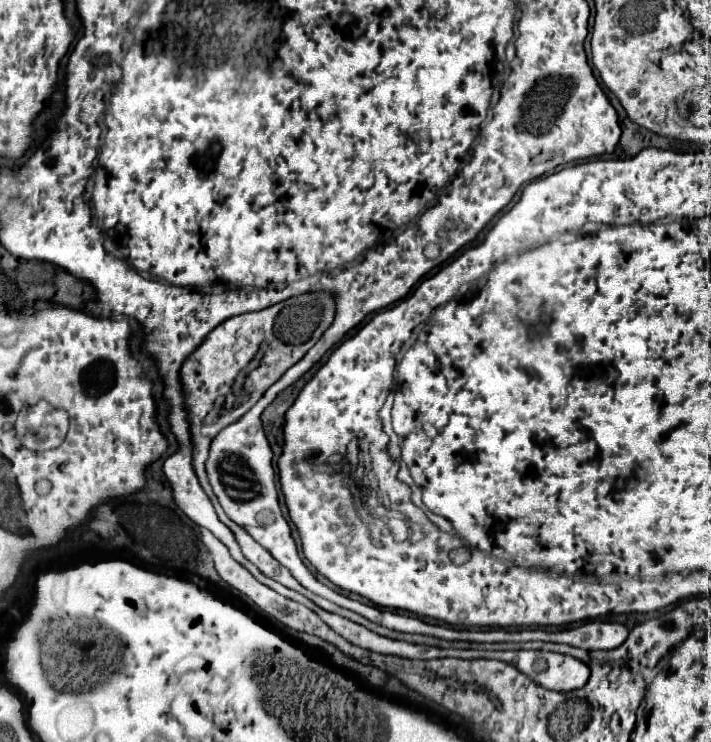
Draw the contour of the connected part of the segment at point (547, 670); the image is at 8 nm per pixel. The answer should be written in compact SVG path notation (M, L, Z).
M479 650L479 658L497 658L527 674L533 682L547 690L571 692L583 688L589 680L589 668L577 658L545 652L545 650L515 650L515 652L489 652Z

